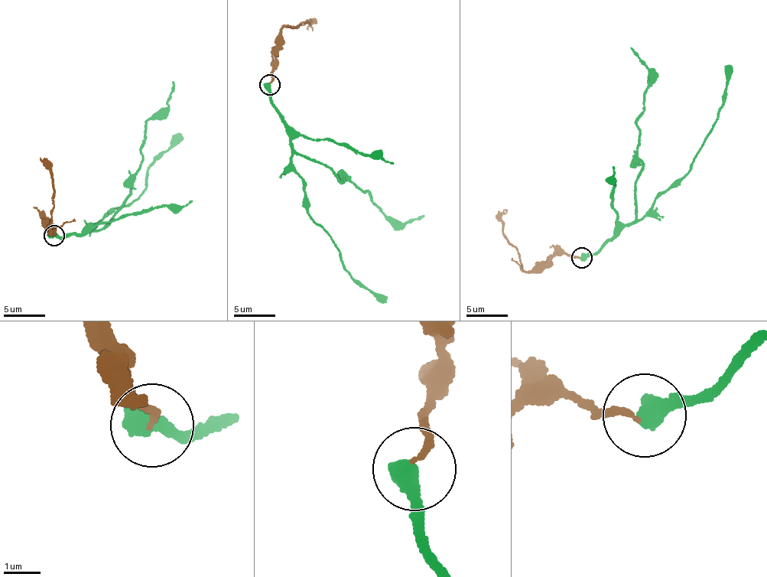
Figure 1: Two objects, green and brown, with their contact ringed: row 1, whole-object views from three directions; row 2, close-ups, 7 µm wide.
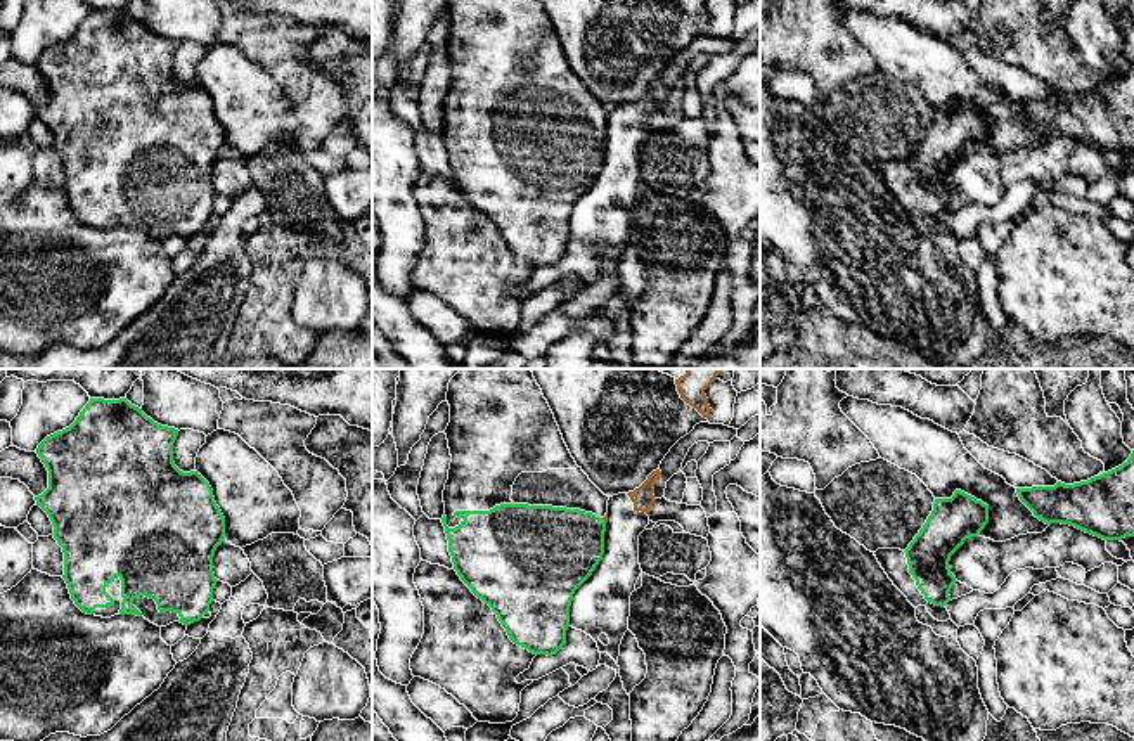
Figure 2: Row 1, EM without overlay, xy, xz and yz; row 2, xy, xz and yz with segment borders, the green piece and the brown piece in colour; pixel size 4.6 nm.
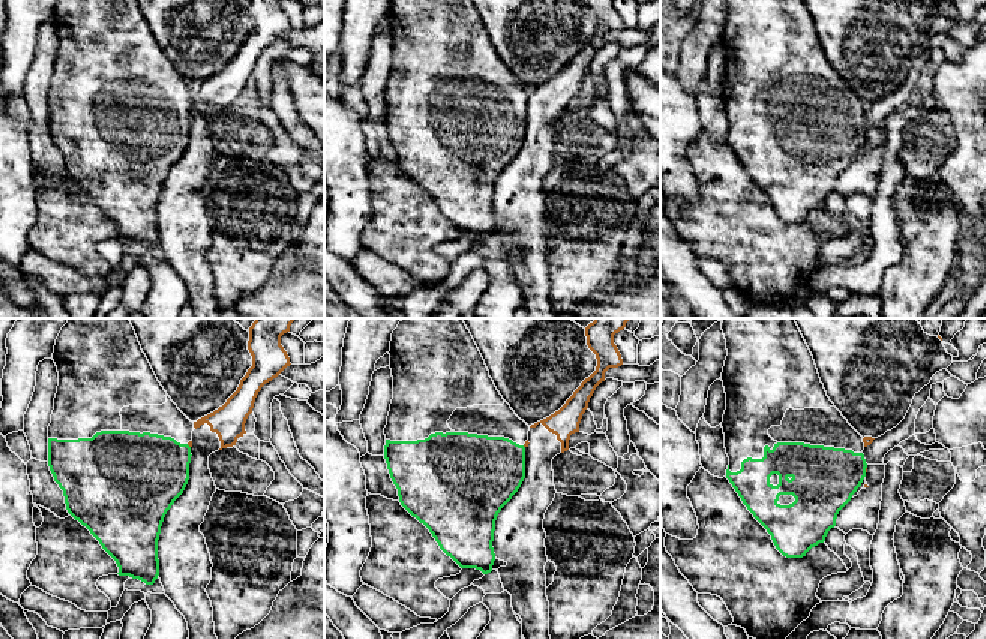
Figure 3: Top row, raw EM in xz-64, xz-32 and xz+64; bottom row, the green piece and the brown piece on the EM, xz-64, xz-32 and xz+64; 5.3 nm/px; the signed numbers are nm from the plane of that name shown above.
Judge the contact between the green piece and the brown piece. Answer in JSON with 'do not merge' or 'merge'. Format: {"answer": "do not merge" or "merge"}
{"answer": "do not merge"}

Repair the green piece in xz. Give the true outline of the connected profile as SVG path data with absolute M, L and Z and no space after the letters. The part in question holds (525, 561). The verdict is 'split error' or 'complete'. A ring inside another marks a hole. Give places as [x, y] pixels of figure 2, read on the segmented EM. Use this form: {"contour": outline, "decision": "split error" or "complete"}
{"contour": "M464 369L459 370L448 383L447 402L450 405L450 422L445 429L448 448L452 455L448 480L443 490L445 514L441 523L445 526L448 552L452 556L454 570L471 592L492 608L499 622L506 628L509 639L528 649L533 654L552 656L566 644L566 630L570 627L570 606L575 590L592 575L604 554L604 532L609 497L604 495L577 466L571 457L554 414L537 384L530 369Z", "decision": "split error"}

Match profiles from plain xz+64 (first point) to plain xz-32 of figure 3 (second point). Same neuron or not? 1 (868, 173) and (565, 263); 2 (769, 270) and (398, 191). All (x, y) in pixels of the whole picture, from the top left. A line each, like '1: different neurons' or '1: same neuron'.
1: different neurons
2: same neuron

